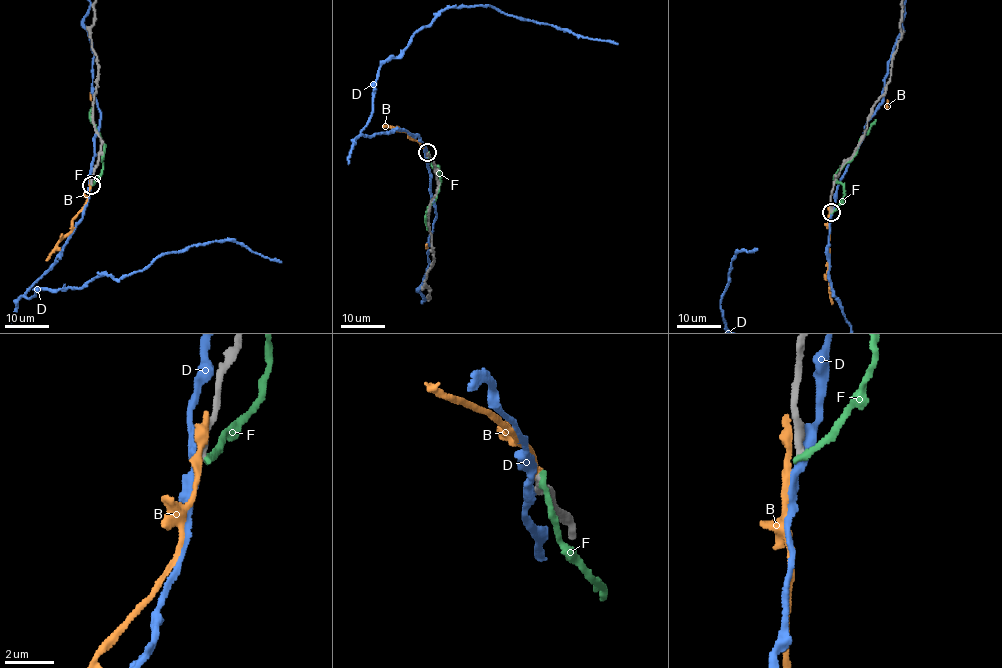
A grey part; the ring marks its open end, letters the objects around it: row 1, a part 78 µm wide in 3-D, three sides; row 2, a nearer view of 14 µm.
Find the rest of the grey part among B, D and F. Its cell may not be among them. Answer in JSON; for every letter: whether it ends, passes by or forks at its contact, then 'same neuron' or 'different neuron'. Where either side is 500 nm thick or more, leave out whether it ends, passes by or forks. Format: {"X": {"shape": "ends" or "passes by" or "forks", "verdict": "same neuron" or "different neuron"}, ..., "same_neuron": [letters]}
{"B": {"shape": "ends", "verdict": "different neuron"}, "D": {"shape": "passes by", "verdict": "different neuron"}, "F": {"shape": "ends", "verdict": "different neuron"}, "same_neuron": []}

